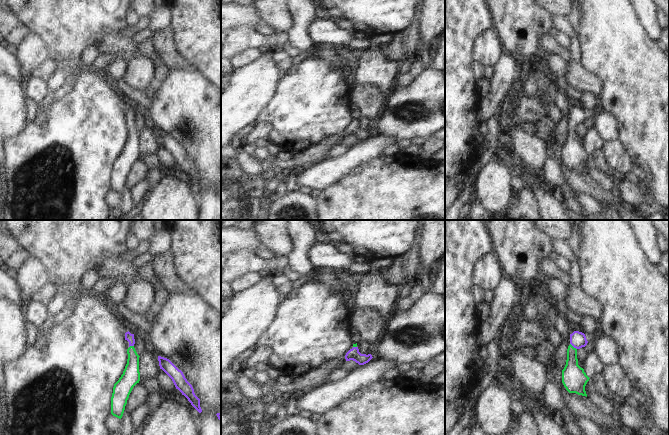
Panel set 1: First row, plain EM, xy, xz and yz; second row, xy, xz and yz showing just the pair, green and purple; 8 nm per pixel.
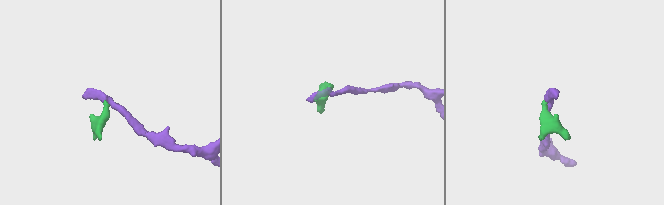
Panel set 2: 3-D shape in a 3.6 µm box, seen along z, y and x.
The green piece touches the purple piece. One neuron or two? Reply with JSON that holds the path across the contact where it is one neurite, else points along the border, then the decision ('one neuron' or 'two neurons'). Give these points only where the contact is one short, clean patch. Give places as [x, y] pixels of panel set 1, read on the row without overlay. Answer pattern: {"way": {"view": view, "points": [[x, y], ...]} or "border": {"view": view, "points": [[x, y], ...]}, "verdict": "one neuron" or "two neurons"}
{"way": {"view": "yz", "points": [[573, 152], [572, 122], [578, 115]]}, "verdict": "one neuron"}

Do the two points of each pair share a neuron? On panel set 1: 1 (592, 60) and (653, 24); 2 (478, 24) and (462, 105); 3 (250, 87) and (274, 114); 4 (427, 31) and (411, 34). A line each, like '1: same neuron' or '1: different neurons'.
1: different neurons
2: same neuron
3: different neurons
4: different neurons

